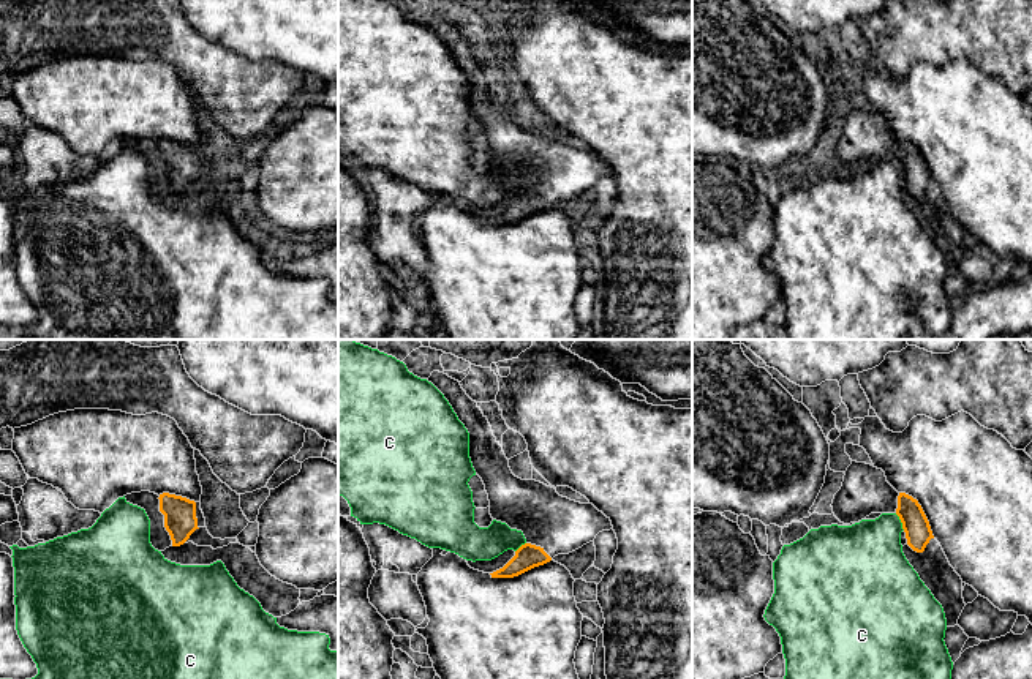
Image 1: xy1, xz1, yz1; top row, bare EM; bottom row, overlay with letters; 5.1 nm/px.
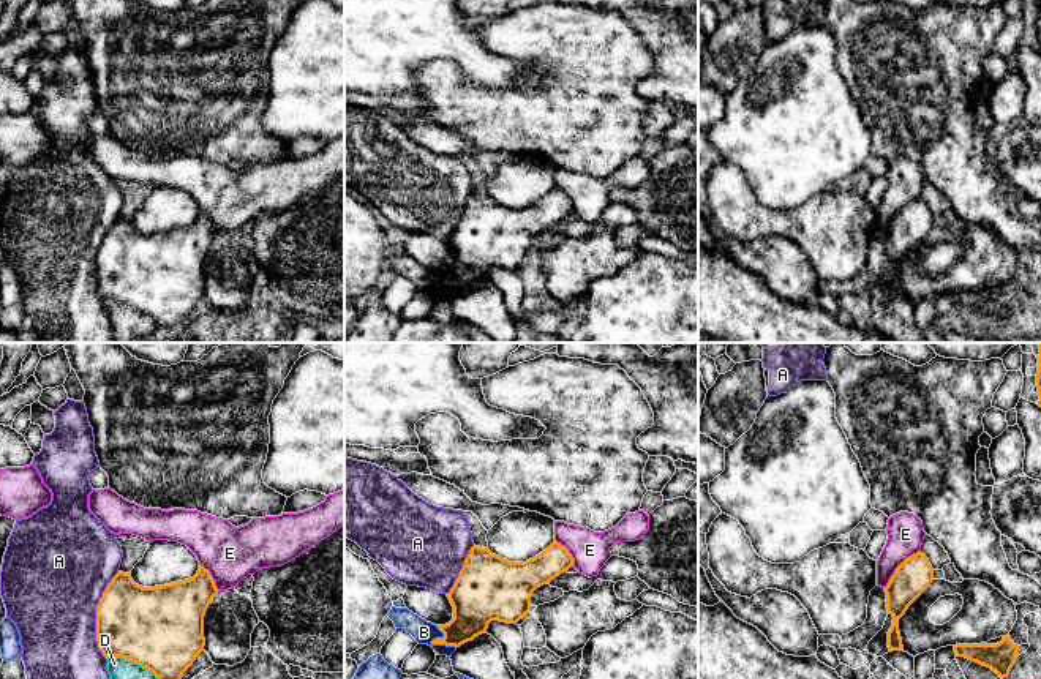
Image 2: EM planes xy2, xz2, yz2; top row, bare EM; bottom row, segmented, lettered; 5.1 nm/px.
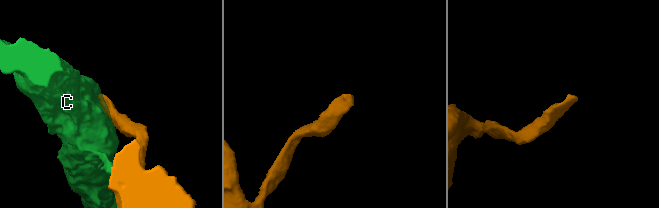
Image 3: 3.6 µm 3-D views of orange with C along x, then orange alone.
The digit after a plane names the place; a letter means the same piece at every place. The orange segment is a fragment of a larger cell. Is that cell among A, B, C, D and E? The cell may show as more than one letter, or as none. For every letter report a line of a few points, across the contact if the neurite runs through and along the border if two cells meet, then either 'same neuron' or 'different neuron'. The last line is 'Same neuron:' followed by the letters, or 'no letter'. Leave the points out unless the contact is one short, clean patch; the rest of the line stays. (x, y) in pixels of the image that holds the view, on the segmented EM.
A: different neuron
B: different neuron
C: different neuron
D: different neuron
E: yz2 (920, 550), (896, 569), (885, 588) | different neuron
Same neuron: no letter

